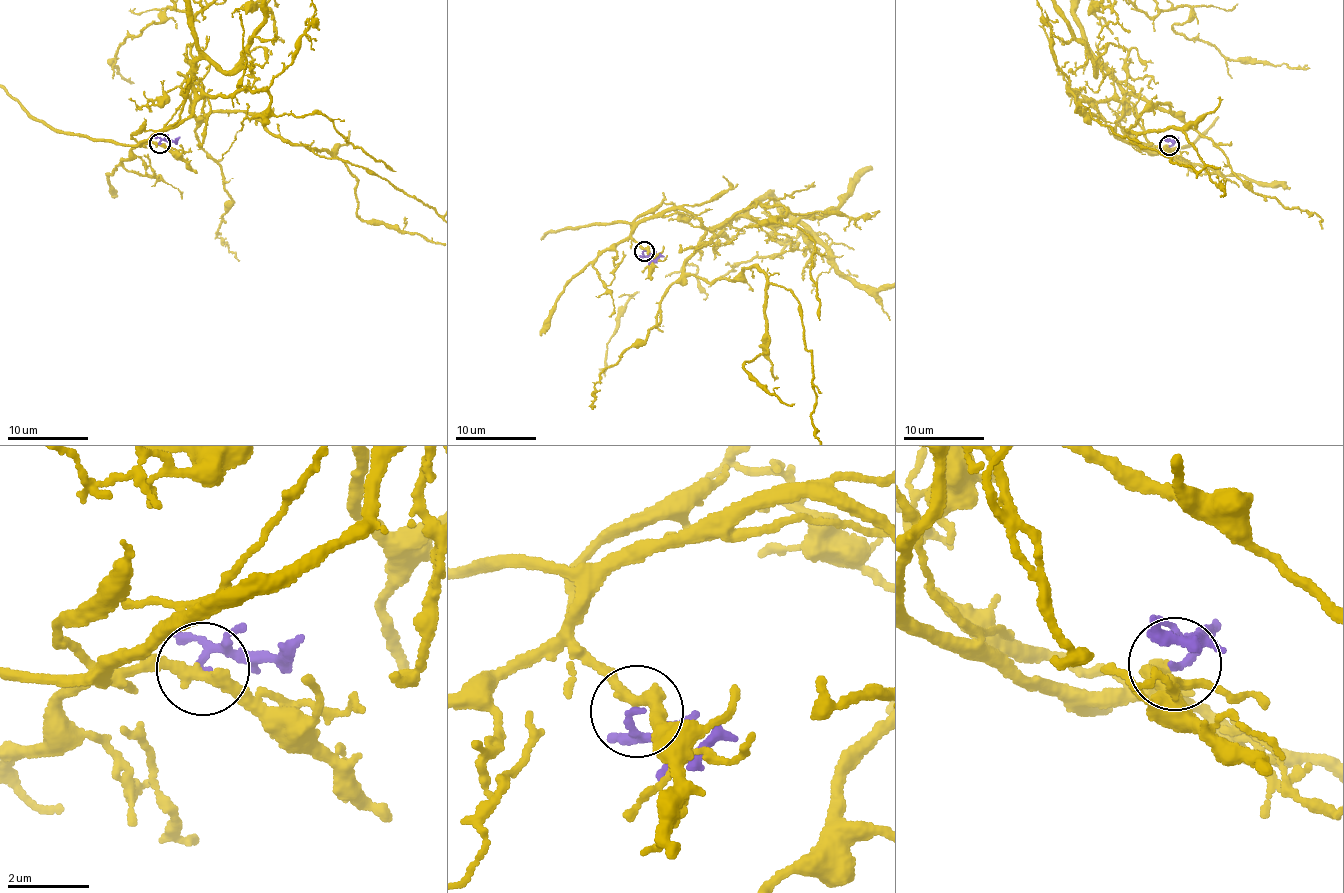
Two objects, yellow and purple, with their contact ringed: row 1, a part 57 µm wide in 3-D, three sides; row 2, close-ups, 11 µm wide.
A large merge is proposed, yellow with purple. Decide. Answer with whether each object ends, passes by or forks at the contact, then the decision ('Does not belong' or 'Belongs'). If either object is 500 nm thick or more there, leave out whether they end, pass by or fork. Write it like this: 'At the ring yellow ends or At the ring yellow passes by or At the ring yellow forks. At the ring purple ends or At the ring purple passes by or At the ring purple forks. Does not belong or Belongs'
At the ring yellow passes by. At the ring purple passes by. Belongs

